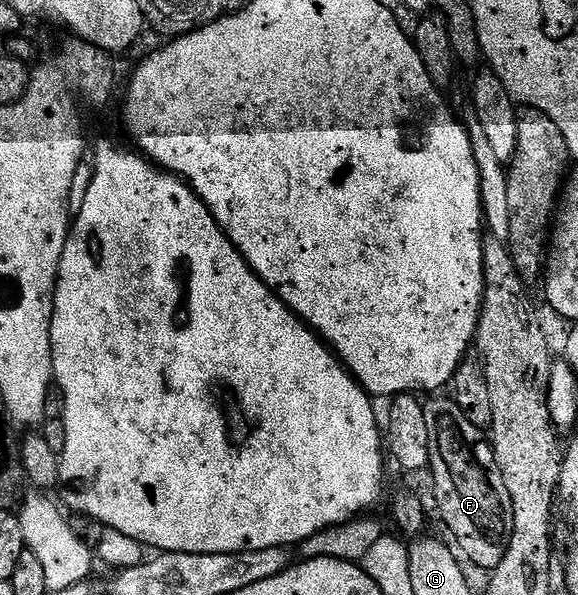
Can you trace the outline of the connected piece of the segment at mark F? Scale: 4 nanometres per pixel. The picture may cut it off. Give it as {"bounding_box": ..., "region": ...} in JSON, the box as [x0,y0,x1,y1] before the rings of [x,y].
{"bounding_box":[424,396,513,571],"region":[[[439,396],[443,397],[424,404],[435,505],[439,508],[440,519],[455,536],[458,552],[464,558],[467,556],[477,568],[490,571],[505,559],[505,551],[511,542],[513,503],[509,487],[505,487],[503,472],[497,467],[495,451],[484,430],[473,427],[450,396]]]}

